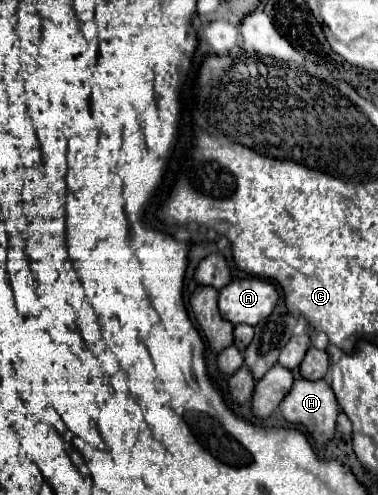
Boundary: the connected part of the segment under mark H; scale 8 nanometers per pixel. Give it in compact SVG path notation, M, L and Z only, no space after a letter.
M298 378L292 386L292 390L288 392L288 396L284 398L284 402L280 404L282 416L292 422L292 424L304 424L308 428L308 432L314 436L318 446L324 446L332 436L334 436L334 428L336 428L336 416L338 416L338 400L330 388L330 384L326 380L304 380Z

